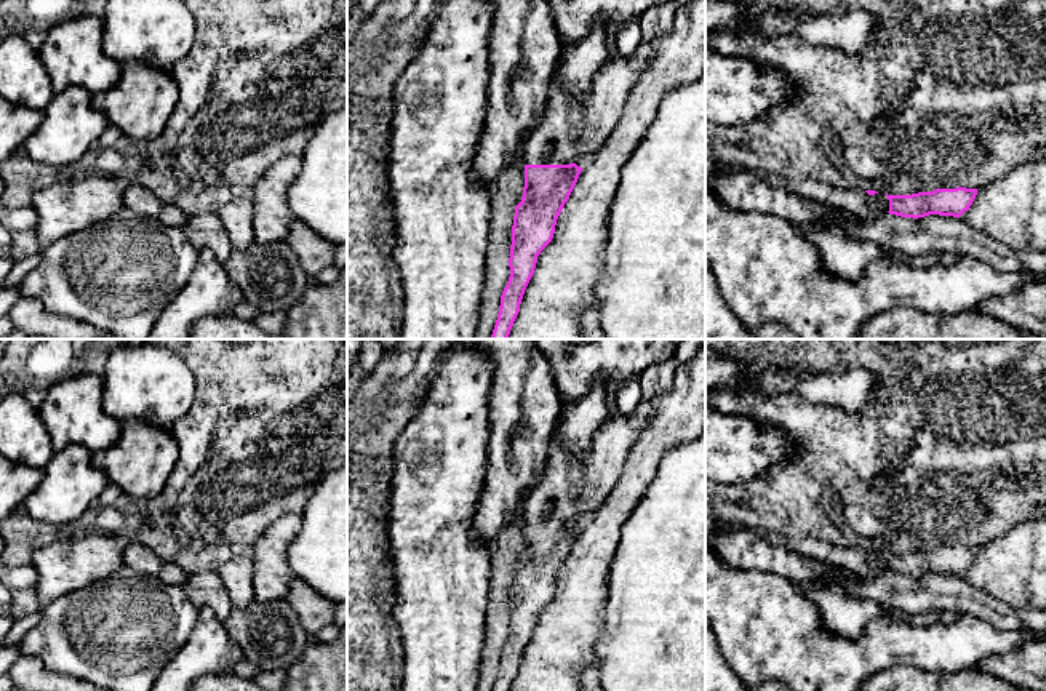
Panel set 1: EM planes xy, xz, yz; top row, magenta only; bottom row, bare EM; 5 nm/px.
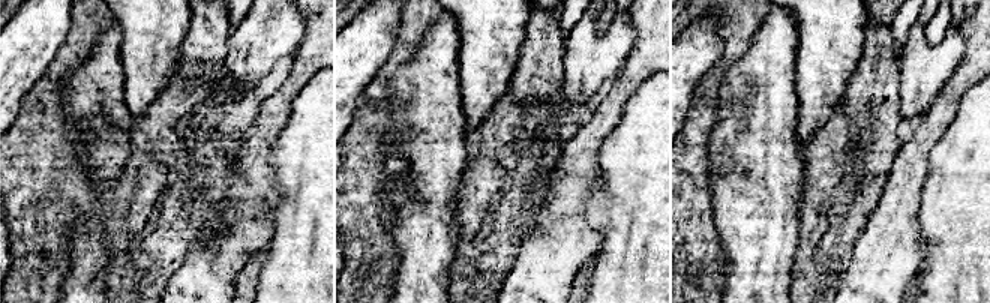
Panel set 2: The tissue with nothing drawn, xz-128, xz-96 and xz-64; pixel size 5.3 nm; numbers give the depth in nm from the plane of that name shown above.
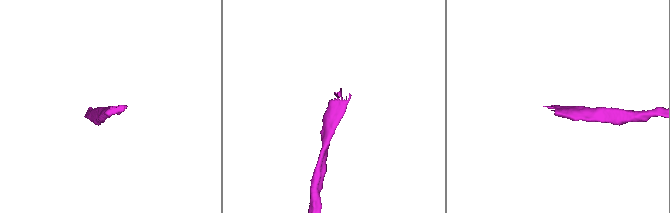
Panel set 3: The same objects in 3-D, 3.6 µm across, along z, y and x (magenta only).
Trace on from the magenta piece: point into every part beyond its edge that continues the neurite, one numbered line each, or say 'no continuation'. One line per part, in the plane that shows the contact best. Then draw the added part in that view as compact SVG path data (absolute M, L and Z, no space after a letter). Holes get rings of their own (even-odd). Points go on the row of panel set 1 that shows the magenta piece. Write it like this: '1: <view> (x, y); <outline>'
1: xz (555, 141); M557 67L539 126L526 144L525 165L574 163L585 120L587 98L568 94L557 80Z

